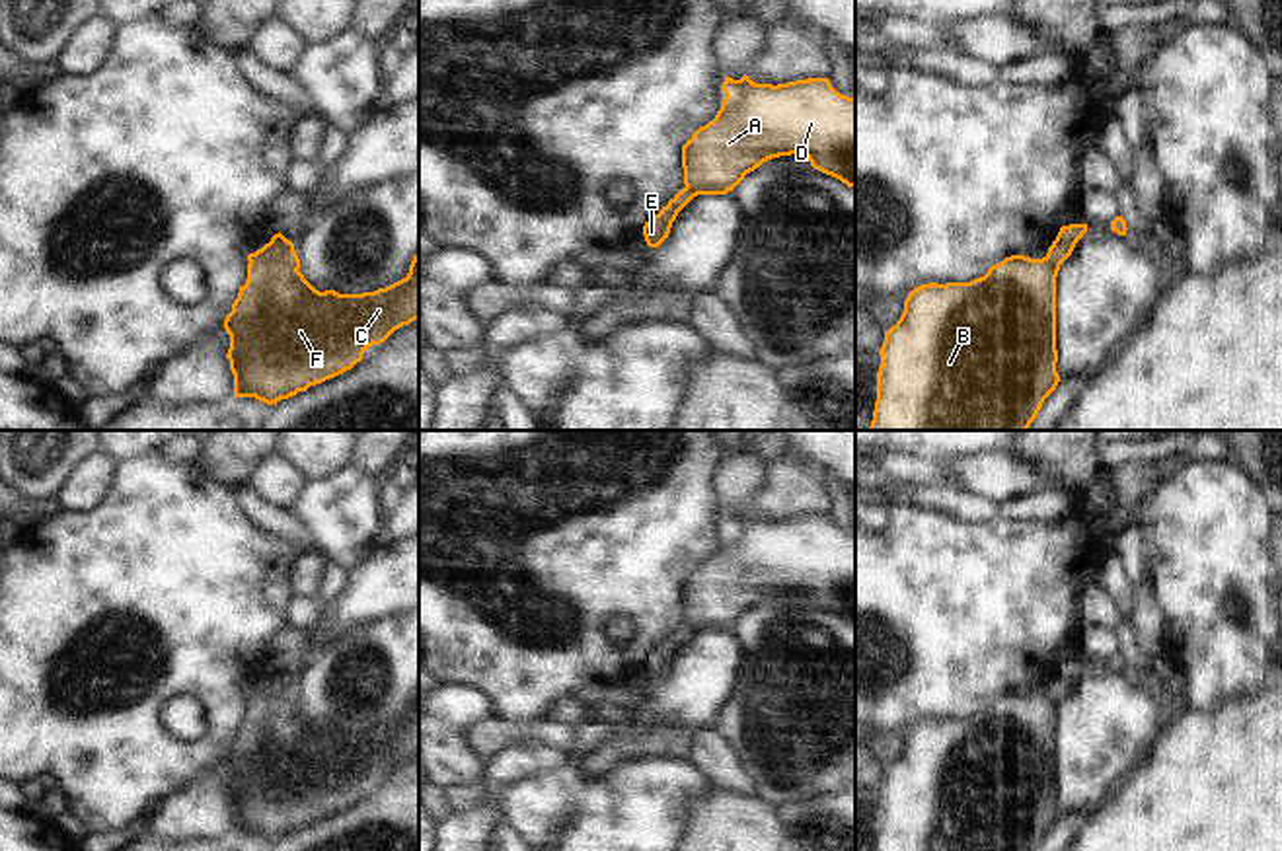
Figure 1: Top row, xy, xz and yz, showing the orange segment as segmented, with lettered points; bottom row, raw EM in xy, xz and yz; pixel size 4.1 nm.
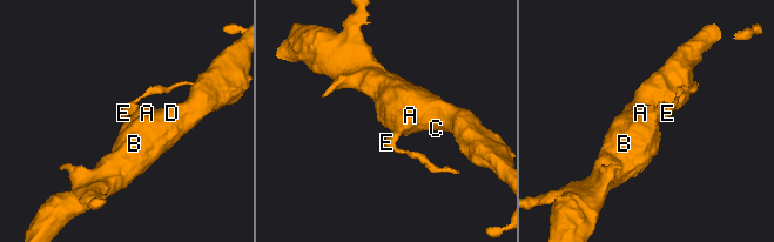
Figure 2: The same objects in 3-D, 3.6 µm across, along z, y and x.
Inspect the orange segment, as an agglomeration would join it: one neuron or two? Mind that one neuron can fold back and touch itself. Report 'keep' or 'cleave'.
cleave

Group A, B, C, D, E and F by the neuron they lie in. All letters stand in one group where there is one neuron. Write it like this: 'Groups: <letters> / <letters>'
Groups: A B C D F / E

